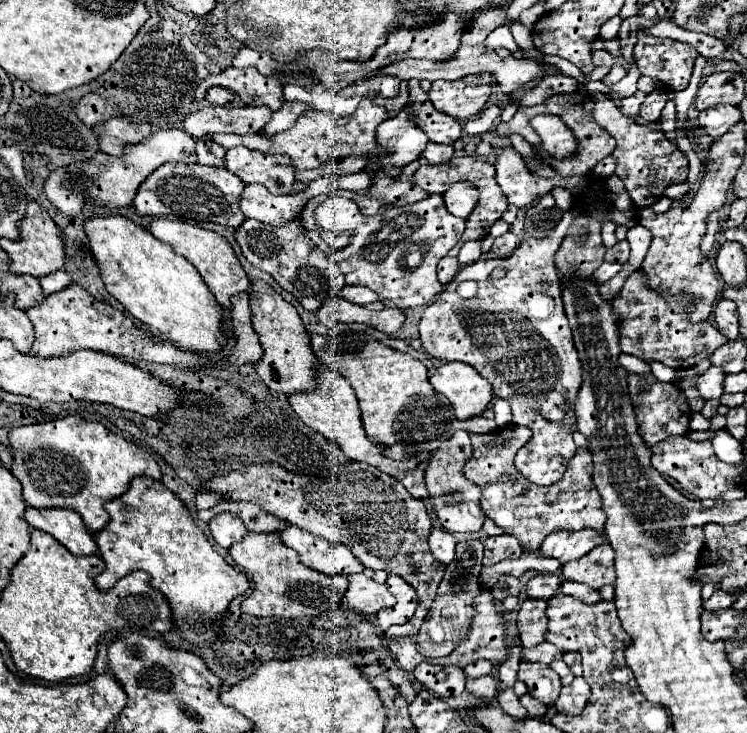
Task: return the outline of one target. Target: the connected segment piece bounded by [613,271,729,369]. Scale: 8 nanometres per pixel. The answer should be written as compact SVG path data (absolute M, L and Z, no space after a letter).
M643 273L629 275L621 293L613 299L613 313L619 321L619 347L623 353L639 359L657 359L671 369L689 369L699 361L709 359L713 351L729 339L721 335L709 321L693 325L685 319L685 295L659 295L645 287Z

